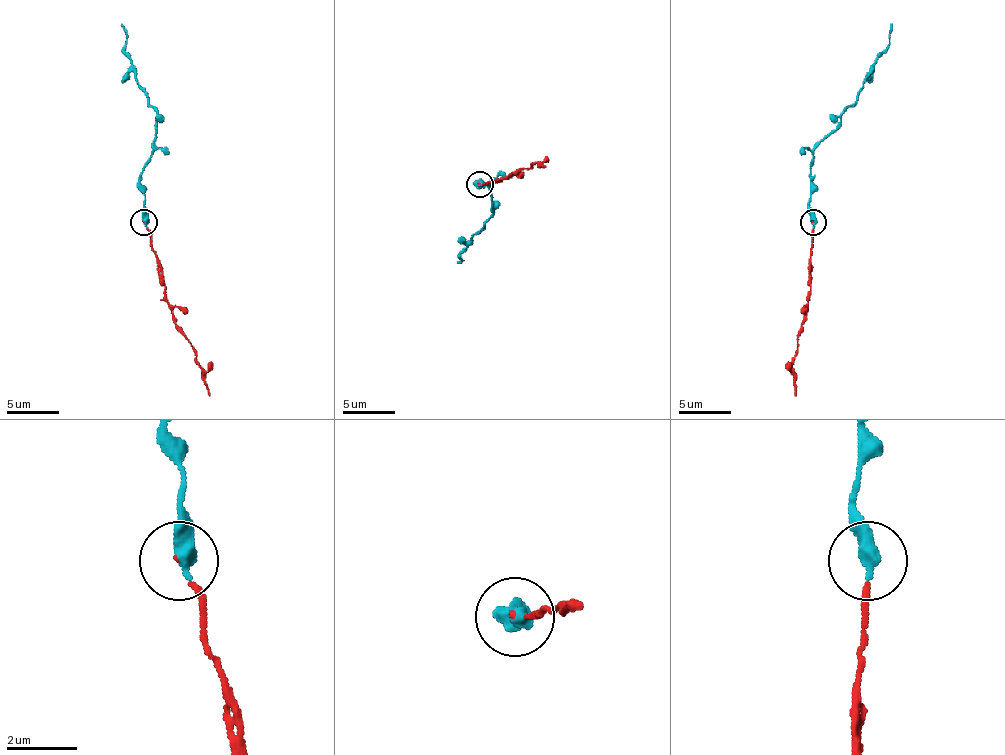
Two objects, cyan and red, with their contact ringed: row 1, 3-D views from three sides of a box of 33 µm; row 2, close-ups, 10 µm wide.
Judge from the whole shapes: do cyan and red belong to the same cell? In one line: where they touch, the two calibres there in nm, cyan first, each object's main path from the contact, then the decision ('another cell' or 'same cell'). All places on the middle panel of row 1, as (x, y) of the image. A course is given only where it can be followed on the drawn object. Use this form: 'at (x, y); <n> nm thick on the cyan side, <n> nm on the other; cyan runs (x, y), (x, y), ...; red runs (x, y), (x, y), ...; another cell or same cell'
at (479, 184); 480 nm thick on the cyan side, 80 nm on the other; cyan runs (479, 183), (481, 181), (476, 181), (489, 186), (492, 217), (460, 254), (463, 259), (458, 262); red runs (479, 183), (500, 181), (531, 165), (545, 167); same cell

